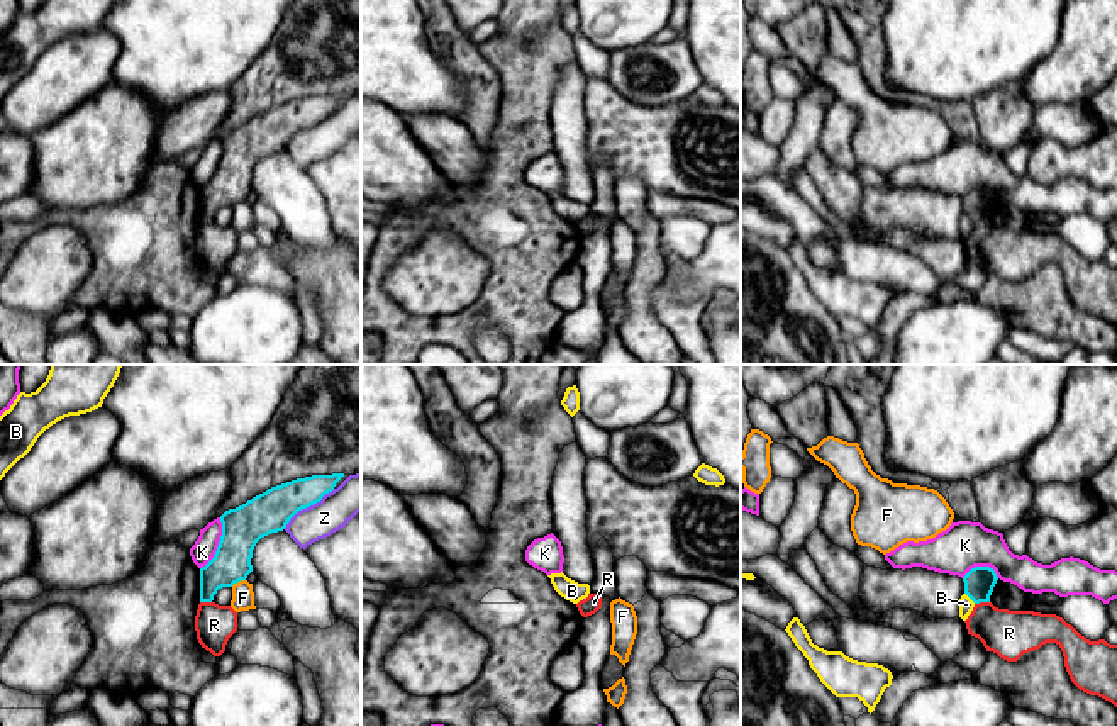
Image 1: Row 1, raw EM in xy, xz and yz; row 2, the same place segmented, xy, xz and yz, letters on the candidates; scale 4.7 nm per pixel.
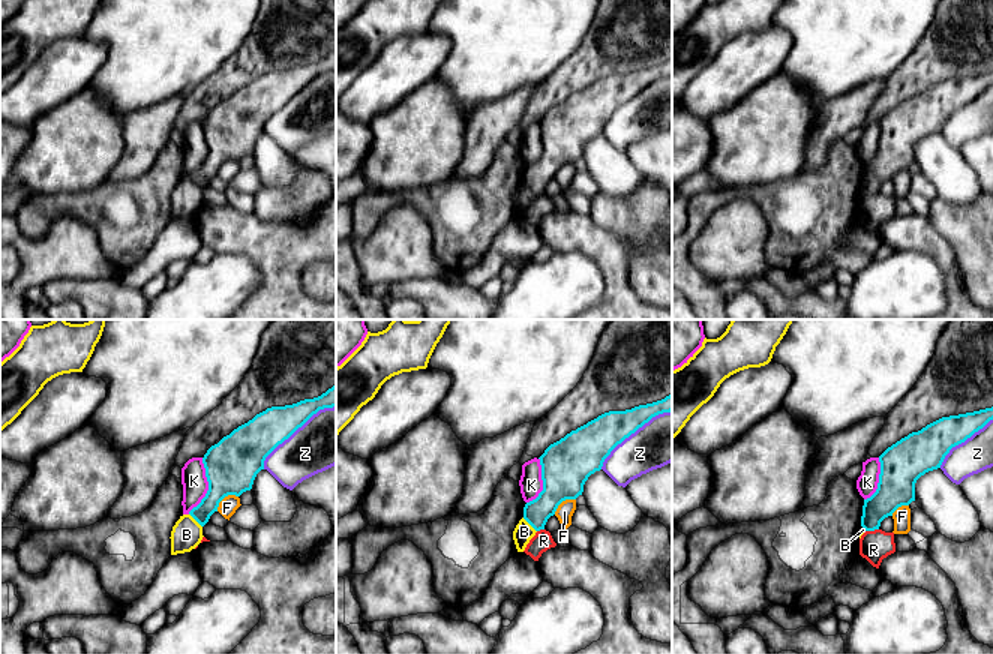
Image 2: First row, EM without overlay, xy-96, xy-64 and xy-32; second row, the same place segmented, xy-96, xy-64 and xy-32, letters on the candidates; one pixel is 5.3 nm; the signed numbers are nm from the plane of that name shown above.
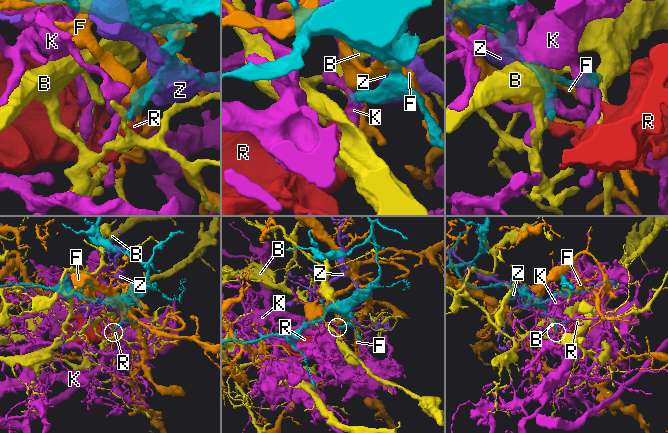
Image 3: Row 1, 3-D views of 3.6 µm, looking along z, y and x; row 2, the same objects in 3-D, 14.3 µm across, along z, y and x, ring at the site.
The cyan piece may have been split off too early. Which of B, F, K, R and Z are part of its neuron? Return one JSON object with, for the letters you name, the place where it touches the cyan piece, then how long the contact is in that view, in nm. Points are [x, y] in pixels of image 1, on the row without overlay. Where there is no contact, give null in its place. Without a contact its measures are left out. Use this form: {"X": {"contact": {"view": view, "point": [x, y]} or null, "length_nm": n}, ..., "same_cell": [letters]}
{"same_cell": []}

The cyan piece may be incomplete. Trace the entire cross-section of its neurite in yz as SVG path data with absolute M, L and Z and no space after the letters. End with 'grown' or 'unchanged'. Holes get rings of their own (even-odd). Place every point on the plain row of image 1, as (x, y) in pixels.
M975 187L964 197L964 214L975 222L990 222L998 197L990 187Z; unchanged

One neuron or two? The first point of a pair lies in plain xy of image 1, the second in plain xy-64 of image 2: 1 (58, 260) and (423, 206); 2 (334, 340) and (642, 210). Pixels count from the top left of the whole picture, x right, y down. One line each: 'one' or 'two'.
1: two
2: one

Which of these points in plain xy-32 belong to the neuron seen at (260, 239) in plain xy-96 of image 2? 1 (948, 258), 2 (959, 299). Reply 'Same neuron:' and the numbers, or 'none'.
Same neuron: 1, 2

